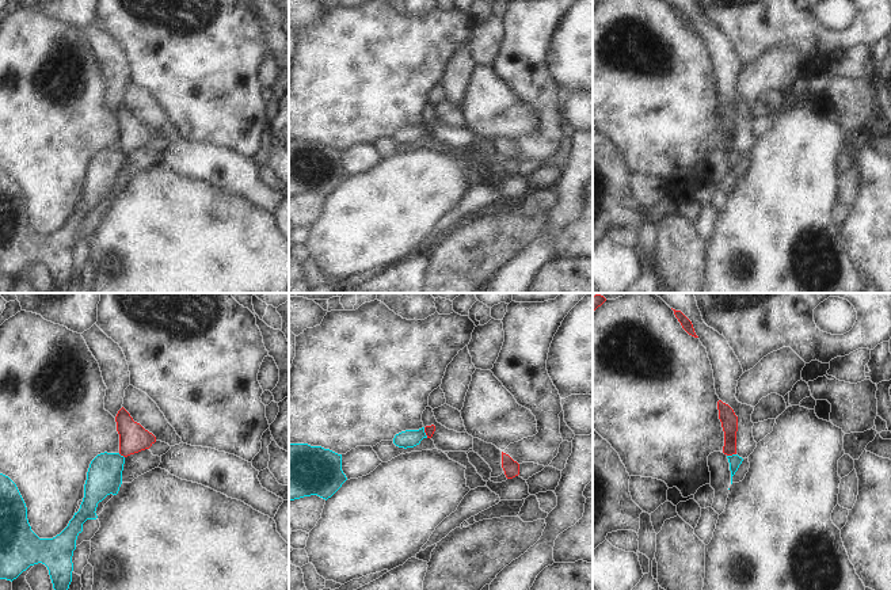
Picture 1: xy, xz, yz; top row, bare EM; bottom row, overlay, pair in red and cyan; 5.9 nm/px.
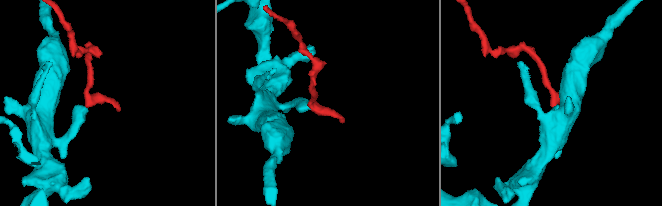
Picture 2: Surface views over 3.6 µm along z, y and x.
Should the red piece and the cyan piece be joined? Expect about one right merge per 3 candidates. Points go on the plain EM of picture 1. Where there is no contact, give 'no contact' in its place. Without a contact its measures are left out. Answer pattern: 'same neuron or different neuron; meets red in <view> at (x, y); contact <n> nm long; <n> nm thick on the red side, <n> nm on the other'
different neuron; meets red in yz at (731, 151); contact 60 nm long; 100 nm thick on the red side, 70 nm on the other

